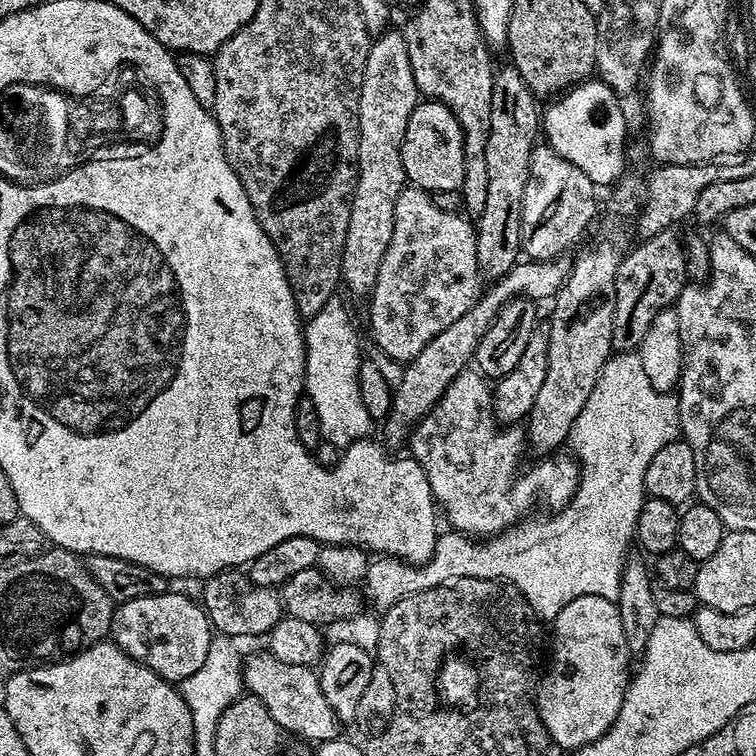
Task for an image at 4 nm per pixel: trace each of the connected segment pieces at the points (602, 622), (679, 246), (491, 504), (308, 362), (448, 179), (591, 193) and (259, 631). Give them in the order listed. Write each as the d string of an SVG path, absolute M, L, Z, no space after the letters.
M597 596L574 598L574 602L566 605L556 619L551 621L550 628L552 665L548 668L548 677L545 680L543 677L535 689L536 709L557 746L563 750L575 750L602 738L602 734L606 734L606 730L610 730L610 726L618 718L630 681L630 653L626 646L626 633L622 630L622 618L615 603Z
M669 230L658 233L656 237L641 239L640 245L633 252L631 249L618 266L612 323L612 347L617 353L639 349L646 330L650 330L650 322L654 322L654 314L673 307L688 280L684 245L681 237L674 233Z
M465 370L458 374L456 378L449 384L449 388L441 396L441 400L433 406L428 413L420 421L416 423L410 435L410 446L412 442L412 452L410 452L411 459L416 460L422 466L422 470L426 470L426 478L430 482L430 490L432 497L437 502L439 511L449 520L451 527L455 531L469 537L469 538L487 538L489 536L496 536L500 532L505 532L508 528L514 527L515 524L520 523L529 515L528 512L535 504L545 504L548 510L559 510L565 508L568 503L574 498L574 494L578 490L578 482L580 481L580 465L571 455L565 454L548 454L537 462L533 468L524 468L520 472L520 459L526 453L526 432L520 426L501 426L496 418L495 412L492 411L492 388L489 381L485 379L479 371Z
M332 299L318 314L307 317L304 329L304 392L314 402L318 410L318 422L322 426L322 437L339 450L347 444L359 445L373 435L374 421L366 406L362 406L362 394L358 394L358 370L362 363L360 340L356 337L356 328L348 317L348 312L339 304L339 299Z
M429 99L417 104L410 114L410 122L406 122L406 134L400 153L409 185L423 188L429 194L462 186L464 135L458 118L454 118L454 114L445 104Z
M537 143L532 149L526 194L522 198L521 253L529 261L552 262L572 250L568 248L575 249L581 243L580 235L596 216L596 188L574 162L566 162L547 143Z
M229 570L209 576L203 581L204 600L202 607L219 635L239 638L238 636L260 636L272 631L272 627L282 618L282 605L279 595L270 588L250 586L243 571Z

